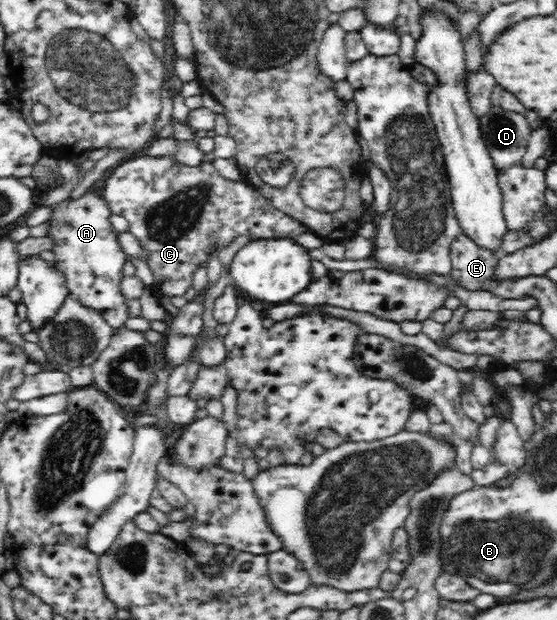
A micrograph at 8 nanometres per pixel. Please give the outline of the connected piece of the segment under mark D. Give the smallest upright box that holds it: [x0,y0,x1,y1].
[477,101,533,167]

